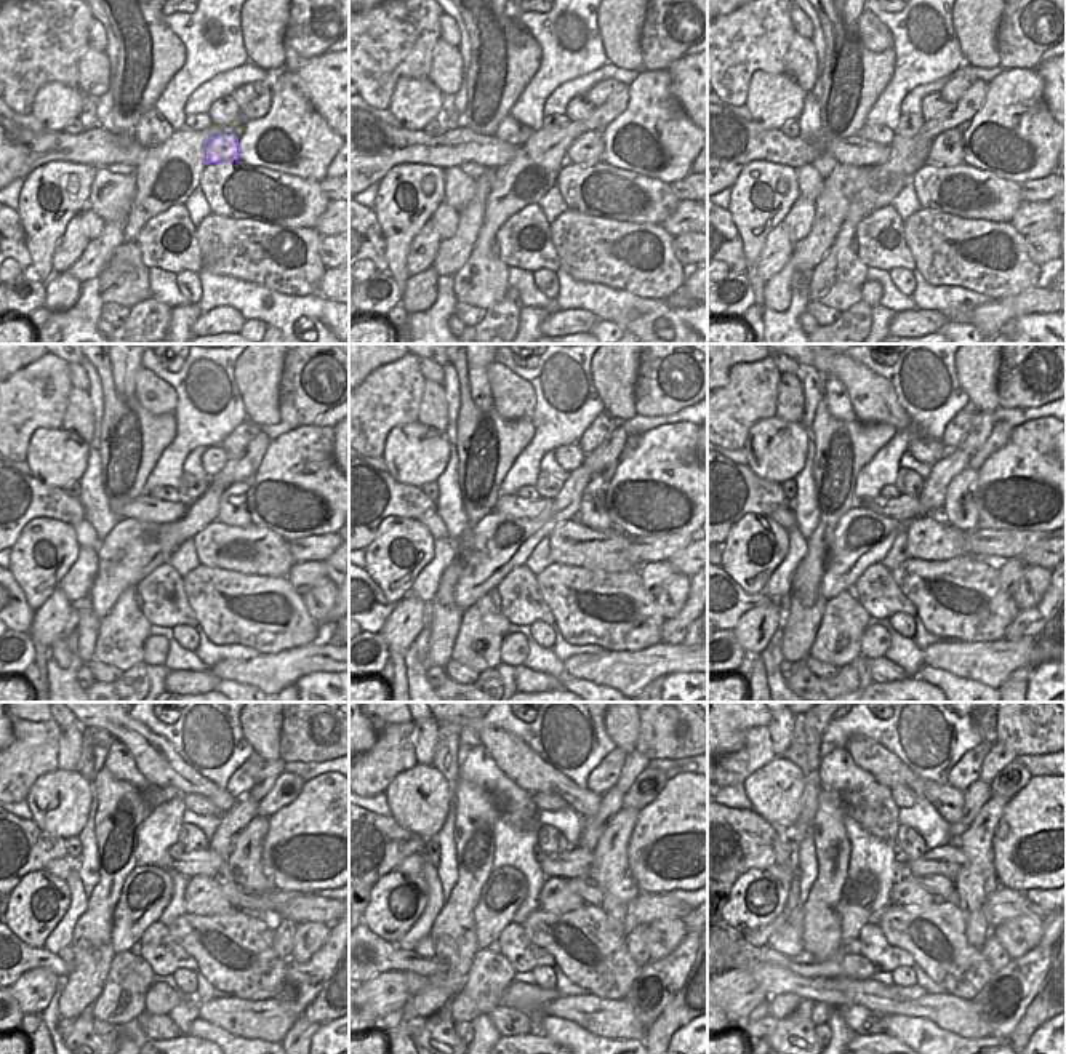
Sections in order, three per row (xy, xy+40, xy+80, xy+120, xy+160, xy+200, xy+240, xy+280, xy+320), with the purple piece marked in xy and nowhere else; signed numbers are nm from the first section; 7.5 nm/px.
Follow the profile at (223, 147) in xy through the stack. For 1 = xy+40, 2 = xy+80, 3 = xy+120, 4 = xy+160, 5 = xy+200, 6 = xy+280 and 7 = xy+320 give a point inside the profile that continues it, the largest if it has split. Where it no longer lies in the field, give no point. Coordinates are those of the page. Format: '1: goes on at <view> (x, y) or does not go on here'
1: goes on at xy+40 (586, 151)
2: goes on at xy+80 (946, 151)
3: goes on at xy+120 (232, 511)
4: goes on at xy+160 (593, 512)
5: goes on at xy+200 (959, 511)
6: goes on at xy+280 (610, 866)
7: goes on at xy+320 (977, 843)

